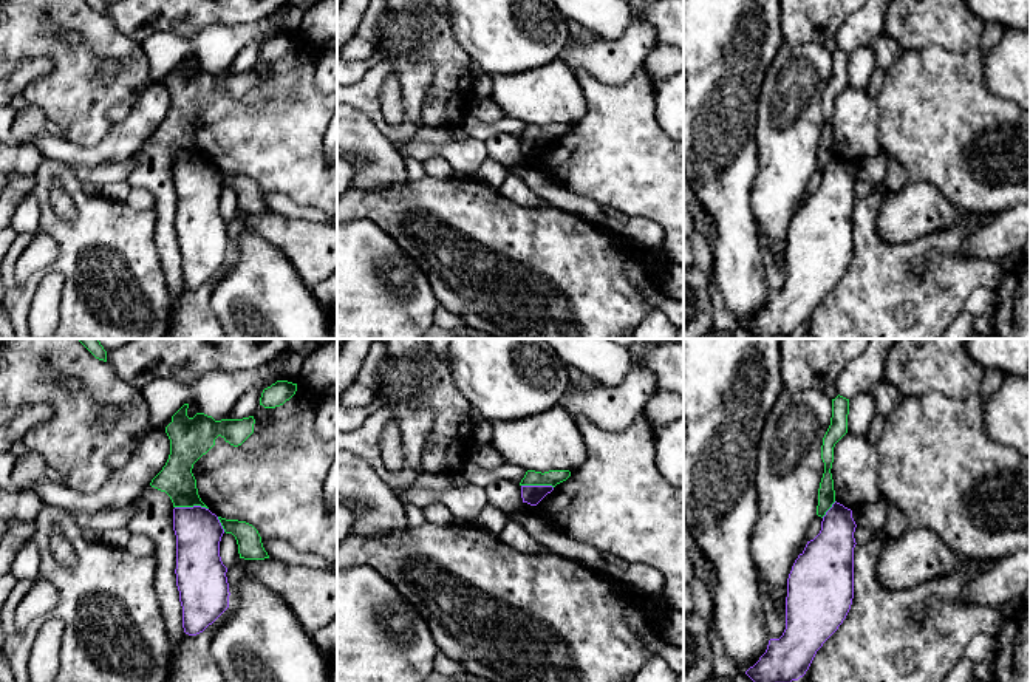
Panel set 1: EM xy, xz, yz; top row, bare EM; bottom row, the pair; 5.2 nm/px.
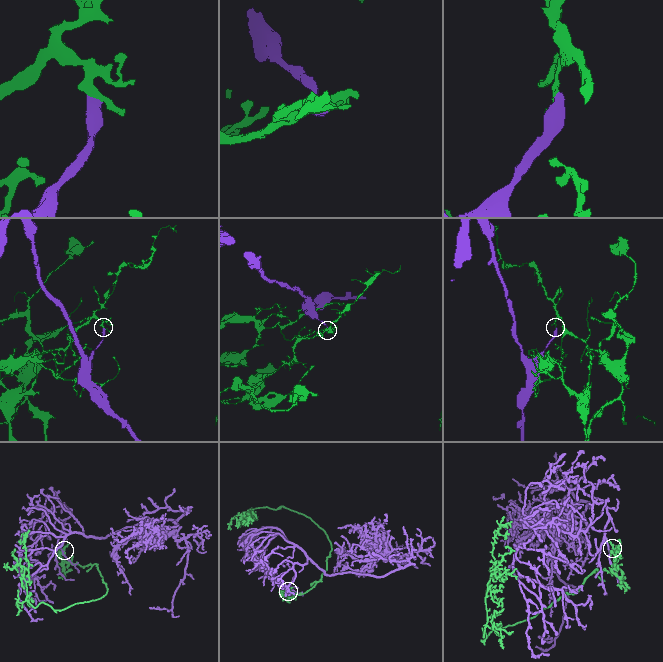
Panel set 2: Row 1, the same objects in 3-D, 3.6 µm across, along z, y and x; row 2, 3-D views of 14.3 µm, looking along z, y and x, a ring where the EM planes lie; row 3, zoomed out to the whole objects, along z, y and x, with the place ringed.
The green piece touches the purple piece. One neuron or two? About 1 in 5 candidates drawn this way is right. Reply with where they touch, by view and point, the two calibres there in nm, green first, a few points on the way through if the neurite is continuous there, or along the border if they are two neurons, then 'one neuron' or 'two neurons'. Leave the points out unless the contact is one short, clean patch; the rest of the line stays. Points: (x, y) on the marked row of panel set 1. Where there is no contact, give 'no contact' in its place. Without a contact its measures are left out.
contact xy (192, 506); calibres 180 and 240 nm; two neurons

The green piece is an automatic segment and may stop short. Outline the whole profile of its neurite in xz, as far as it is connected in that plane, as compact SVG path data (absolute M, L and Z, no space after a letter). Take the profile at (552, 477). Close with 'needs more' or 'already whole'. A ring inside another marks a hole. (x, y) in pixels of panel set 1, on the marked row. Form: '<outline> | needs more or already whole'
M527 470L520 486L552 486L566 481L571 476L569 470L549 470L549 472L535 472Z | already whole

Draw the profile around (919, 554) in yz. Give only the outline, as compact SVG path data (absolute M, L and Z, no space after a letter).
M909 527L900 538L886 541L875 568L882 588L899 591L948 574L960 561L934 532Z

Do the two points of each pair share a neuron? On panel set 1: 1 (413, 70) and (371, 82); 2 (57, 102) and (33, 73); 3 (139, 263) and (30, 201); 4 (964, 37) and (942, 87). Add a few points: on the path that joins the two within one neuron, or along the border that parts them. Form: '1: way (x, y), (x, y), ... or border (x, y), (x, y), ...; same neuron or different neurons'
1: way (402, 68), (385, 68), (382, 71); same neuron
2: border (50, 57), (53, 68), (34, 79), (20, 93); different neurons
3: border (33, 192), (39, 226), (19, 234); different neurons
4: border (978, 47), (922, 50); different neurons

